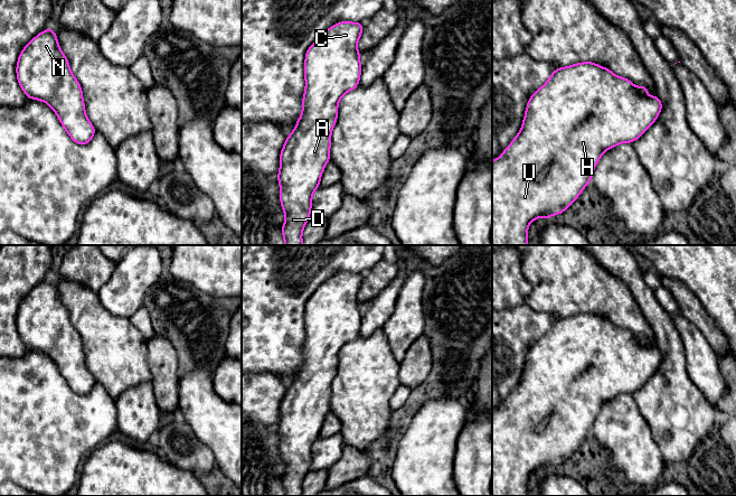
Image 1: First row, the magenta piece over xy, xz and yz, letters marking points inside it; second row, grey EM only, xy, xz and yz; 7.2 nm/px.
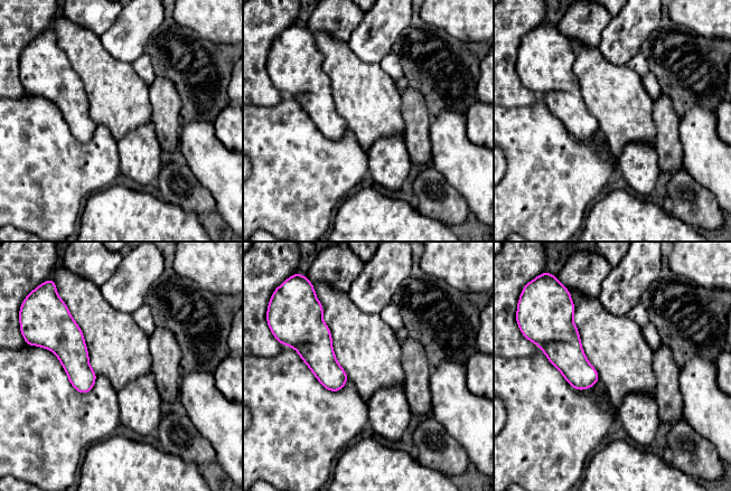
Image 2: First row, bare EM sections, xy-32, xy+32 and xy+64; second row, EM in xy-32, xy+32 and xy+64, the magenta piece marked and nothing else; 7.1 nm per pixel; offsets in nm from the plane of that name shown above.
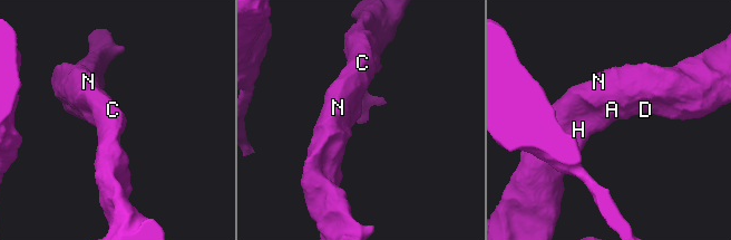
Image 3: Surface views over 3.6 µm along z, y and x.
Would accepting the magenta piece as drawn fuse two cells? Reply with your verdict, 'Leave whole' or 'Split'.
Leave whole

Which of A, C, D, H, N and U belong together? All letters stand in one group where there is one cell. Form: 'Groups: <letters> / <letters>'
Groups: A C D H N U

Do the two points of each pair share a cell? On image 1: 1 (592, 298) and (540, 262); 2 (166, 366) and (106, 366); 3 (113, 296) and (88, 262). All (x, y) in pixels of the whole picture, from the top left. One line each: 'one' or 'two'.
1: one
2: two
3: two

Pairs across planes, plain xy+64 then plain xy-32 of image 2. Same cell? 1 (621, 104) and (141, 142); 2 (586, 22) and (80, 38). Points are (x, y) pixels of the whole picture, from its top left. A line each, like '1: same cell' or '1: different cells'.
1: different cells
2: different cells

